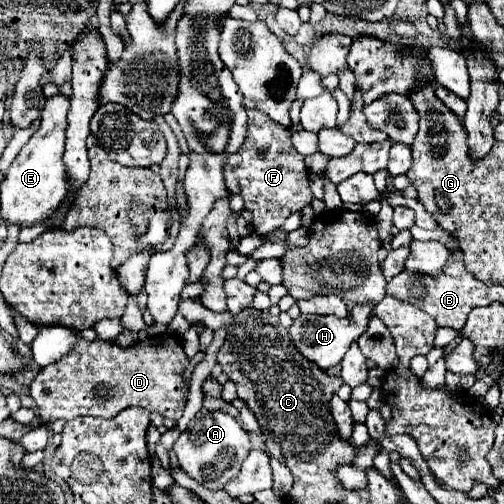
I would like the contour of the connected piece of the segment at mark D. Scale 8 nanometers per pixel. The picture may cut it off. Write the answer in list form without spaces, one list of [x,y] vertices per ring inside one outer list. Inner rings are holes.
[[[150,338],[128,348],[104,340],[80,340],[68,356],[38,372],[30,384],[30,394],[42,422],[54,422],[58,418],[72,420],[76,416],[114,418],[130,406],[142,406],[148,412],[176,422],[188,398],[190,384],[184,378],[188,364],[190,358],[184,354],[180,338]]]

